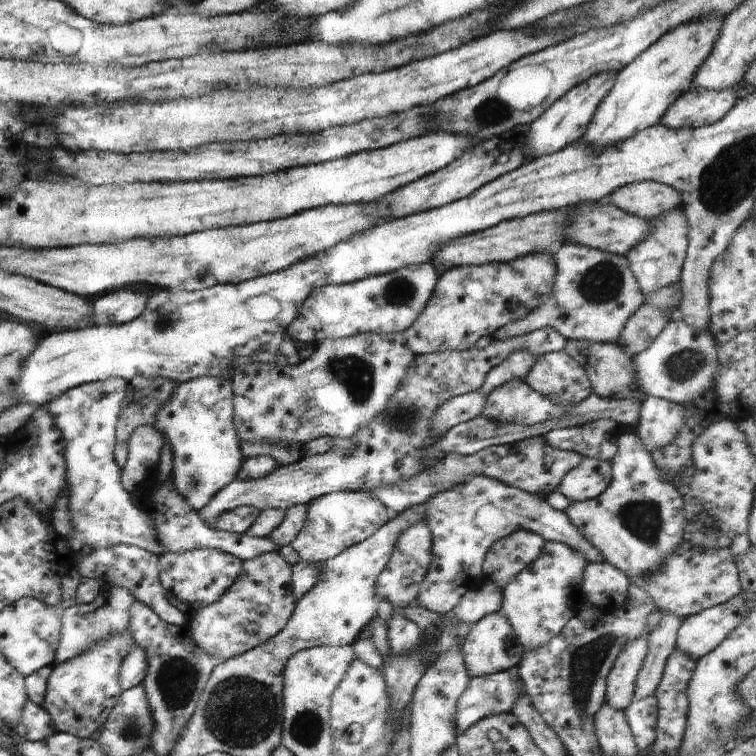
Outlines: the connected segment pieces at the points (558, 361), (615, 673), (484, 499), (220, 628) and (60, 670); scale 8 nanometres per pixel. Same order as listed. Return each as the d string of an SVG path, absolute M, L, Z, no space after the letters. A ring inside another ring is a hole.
M564 351L538 356L525 380L554 404L580 403L594 392L584 368Z
M648 632L630 640L616 658L607 677L606 703L624 711L632 702L636 690L638 672L648 652Z
M470 476L470 480L460 482L436 496L432 496L425 503L424 512L425 524L432 534L432 559L426 572L426 577L418 584L418 596L415 603L426 610L437 614L451 612L460 598L470 589L473 580L482 575L482 566L488 550L502 538L510 536L519 529L527 532L534 532L548 542L560 542L566 544L568 548L580 552L586 562L600 563L605 562L602 554L598 552L586 538L578 531L578 528L570 522L565 512L554 510L542 496L531 494L518 488L508 486L504 482L488 478L488 476Z
M278 551L260 554L243 562L242 572L214 604L190 617L192 638L218 661L241 656L284 629L294 613L297 599L292 591L291 565Z
M122 630L121 634L114 634L102 642L98 642L96 646L92 646L90 650L78 654L72 660L62 662L62 664L54 664L52 673L47 681L47 690L42 702L41 708L52 718L52 724L58 733L68 733L76 736L78 739L93 739L94 736L102 729L102 726L108 720L108 714L112 708L116 707L120 699L122 688L120 688L119 671L128 655L128 652L135 646L134 638L130 630Z

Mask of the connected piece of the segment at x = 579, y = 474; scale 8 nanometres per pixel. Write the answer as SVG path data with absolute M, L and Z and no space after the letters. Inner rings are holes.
M586 457L562 478L557 491L571 502L591 500L602 494L611 481L611 462Z

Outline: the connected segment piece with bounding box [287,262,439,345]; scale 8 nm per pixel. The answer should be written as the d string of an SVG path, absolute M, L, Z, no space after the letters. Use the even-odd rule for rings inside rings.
M431 262L416 264L410 268L400 268L388 274L378 274L372 278L348 282L348 284L328 284L324 288L314 290L304 300L302 307L296 311L295 320L288 326L287 337L295 342L320 344L323 339L342 339L356 336L359 333L399 334L404 333L420 317L424 311L439 275Z

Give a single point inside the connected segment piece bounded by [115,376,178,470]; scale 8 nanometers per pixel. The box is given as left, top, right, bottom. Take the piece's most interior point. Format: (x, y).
(146, 396)

